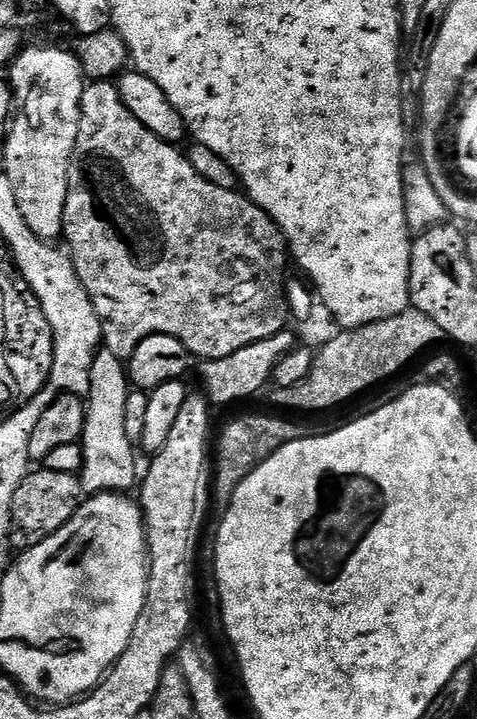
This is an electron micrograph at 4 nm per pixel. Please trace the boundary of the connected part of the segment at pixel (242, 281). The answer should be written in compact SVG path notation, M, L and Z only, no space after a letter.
M97 80L89 83L82 94L82 102L80 103L80 121L78 122L78 142L74 146L74 154L72 155L72 161L70 162L70 174L68 175L68 189L66 190L66 214L64 215L63 239L65 241L68 240L66 248L72 257L74 270L78 274L78 278L82 282L86 294L92 299L92 305L100 319L100 334L103 347L108 348L110 354L114 354L122 361L127 362L128 359L132 357L134 350L138 346L138 342L142 342L154 334L170 334L174 338L178 338L178 342L182 342L182 346L186 346L186 350L191 352L193 357L199 358L201 361L226 358L226 354L234 354L234 350L242 350L242 346L250 346L254 342L262 342L274 334L285 331L287 324L284 323L289 323L290 313L288 311L286 275L284 276L284 271L287 270L288 264L290 268L290 253L288 251L288 242L284 239L284 235L280 233L279 226L277 226L277 224L275 224L275 222L254 203L254 201L248 199L243 191L222 190L222 186L214 186L214 182L206 182L206 178L202 178L198 174L198 170L194 170L194 166L188 160L187 155L185 155L177 145L167 144L162 138L150 134L150 130L146 130L146 126L142 126L142 122L138 122L138 118L134 118L134 114L130 114L130 110L126 110L126 102L122 102L120 89L112 80Z

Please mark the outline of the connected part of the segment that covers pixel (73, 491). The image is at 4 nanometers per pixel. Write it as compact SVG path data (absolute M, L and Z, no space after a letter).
M47 470L29 471L18 486L12 499L12 539L11 547L16 550L27 550L38 546L50 538L80 509L85 490L77 474L58 474Z

